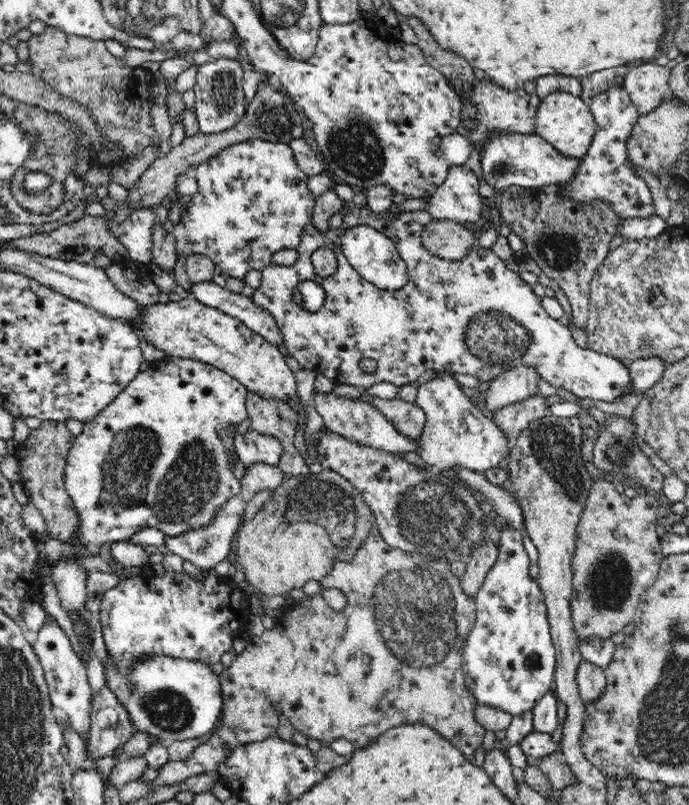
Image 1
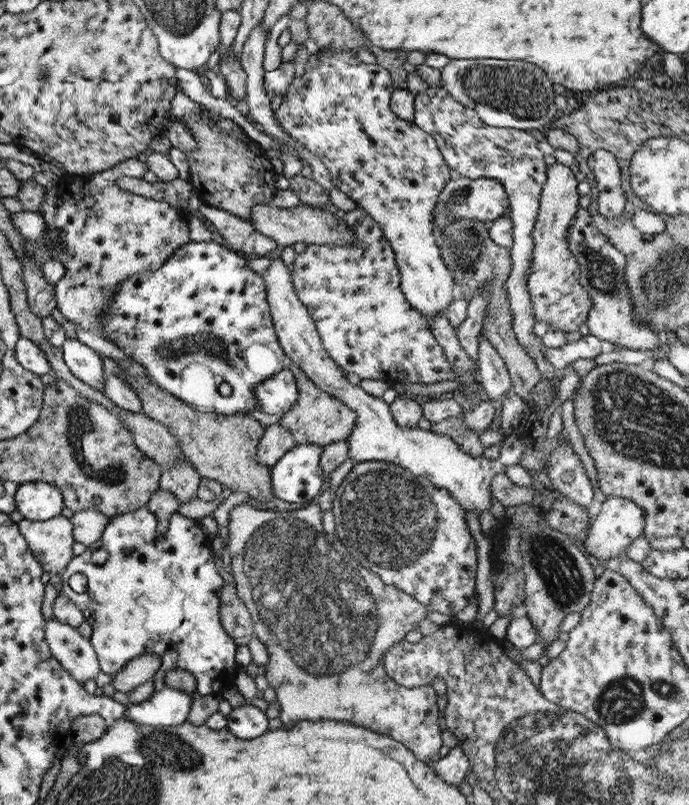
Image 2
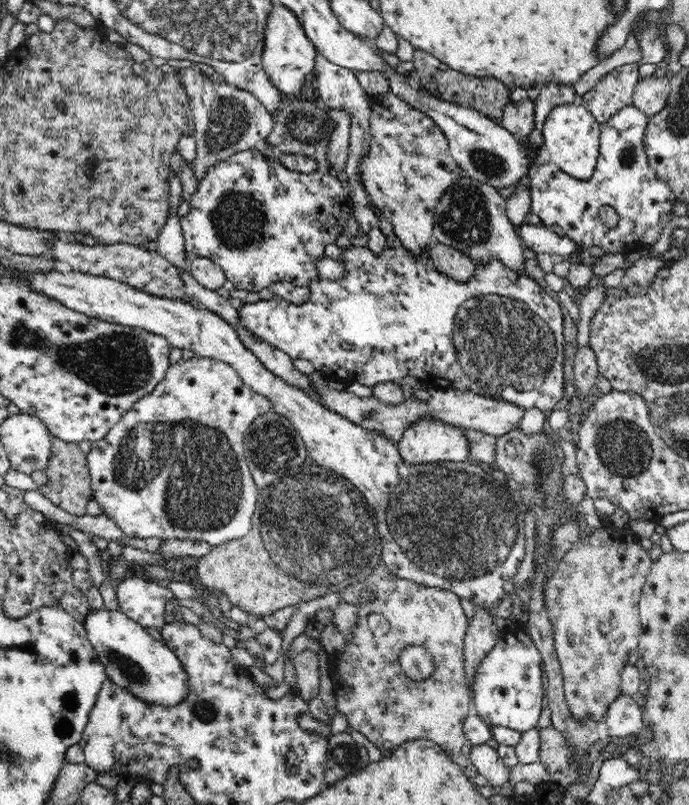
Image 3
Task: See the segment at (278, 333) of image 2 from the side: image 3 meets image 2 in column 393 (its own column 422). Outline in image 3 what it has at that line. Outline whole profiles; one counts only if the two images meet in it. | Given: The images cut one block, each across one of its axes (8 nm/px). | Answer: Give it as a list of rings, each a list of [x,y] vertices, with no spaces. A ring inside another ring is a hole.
[[[429,418],[408,426],[395,445],[402,462],[408,466],[438,461],[462,462],[469,454],[463,429]]]

